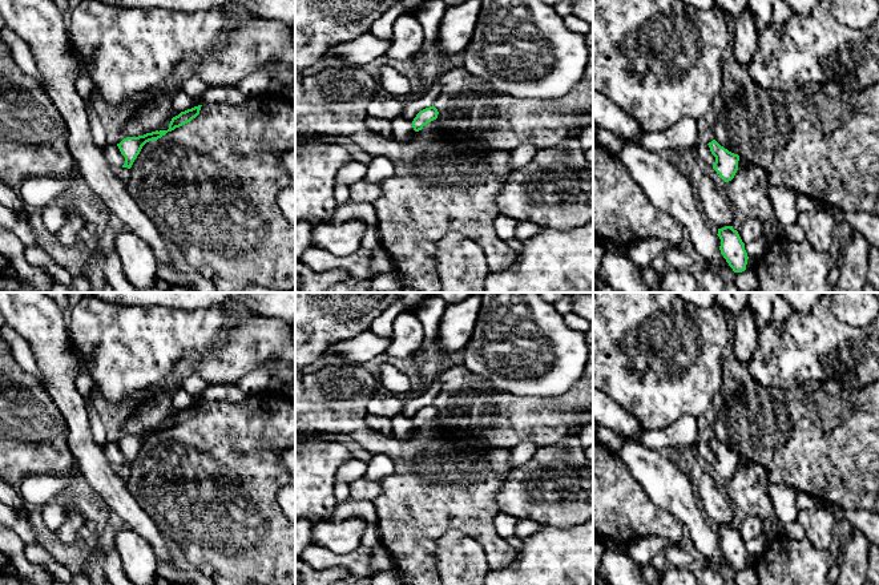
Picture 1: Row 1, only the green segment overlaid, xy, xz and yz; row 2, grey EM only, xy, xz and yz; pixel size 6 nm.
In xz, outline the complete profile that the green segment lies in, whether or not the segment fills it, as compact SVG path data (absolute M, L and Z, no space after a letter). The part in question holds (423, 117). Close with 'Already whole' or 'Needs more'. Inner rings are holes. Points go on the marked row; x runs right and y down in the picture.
M434 105L420 110L412 121L414 130L415 132L422 130L424 125L436 120L438 114L439 114L439 112Z. Already whole

